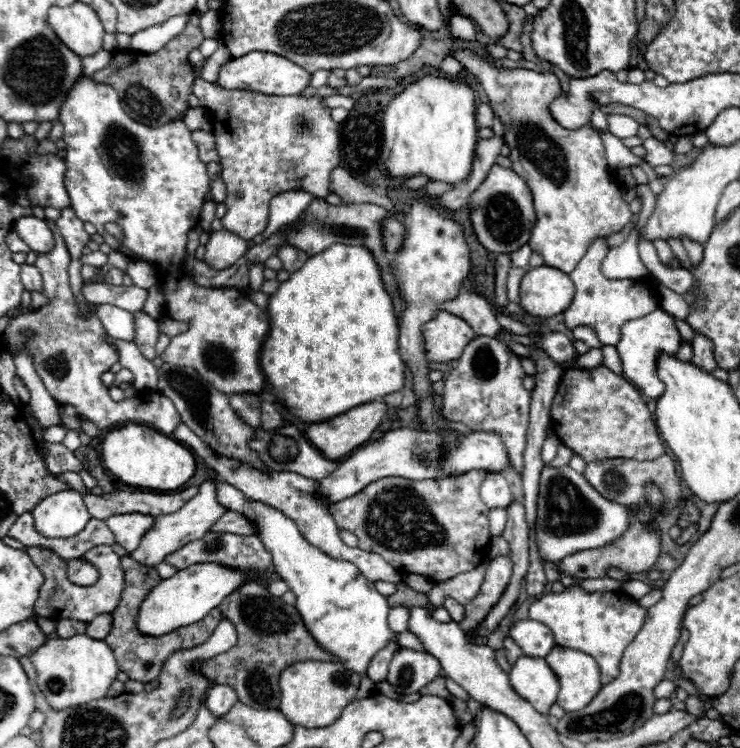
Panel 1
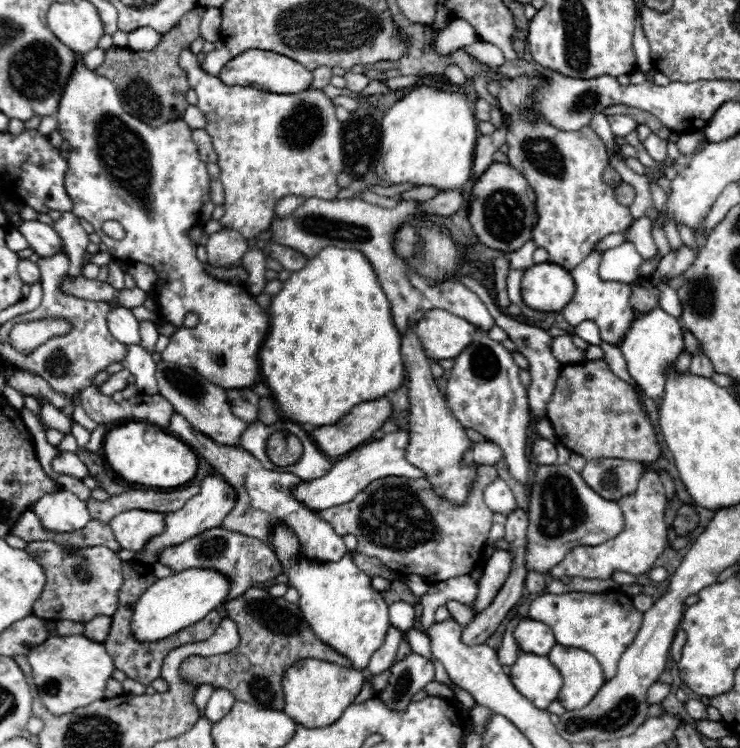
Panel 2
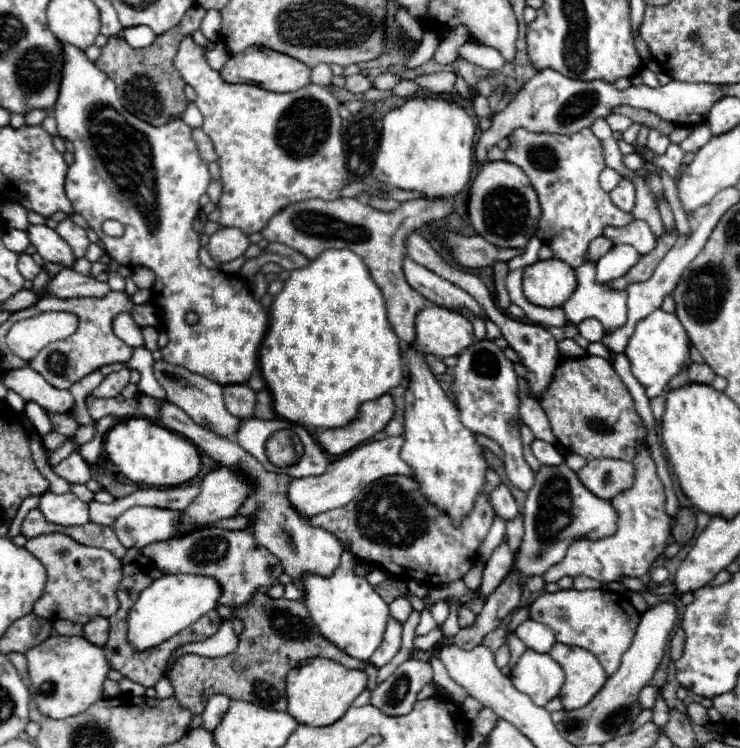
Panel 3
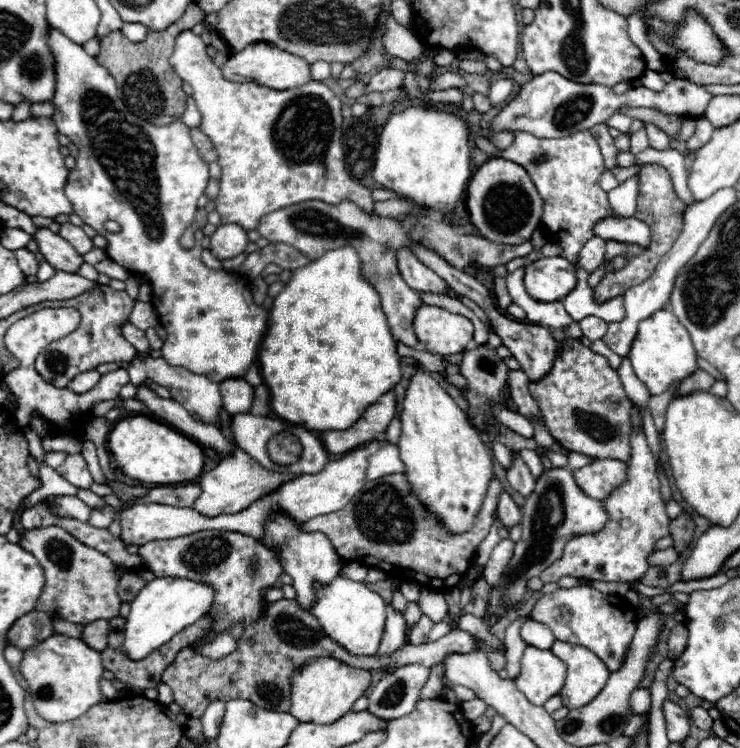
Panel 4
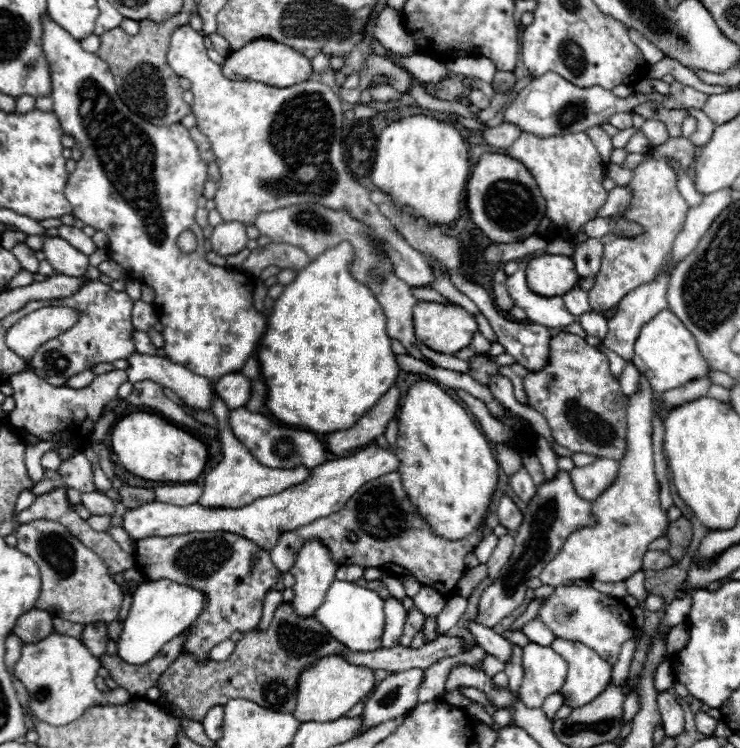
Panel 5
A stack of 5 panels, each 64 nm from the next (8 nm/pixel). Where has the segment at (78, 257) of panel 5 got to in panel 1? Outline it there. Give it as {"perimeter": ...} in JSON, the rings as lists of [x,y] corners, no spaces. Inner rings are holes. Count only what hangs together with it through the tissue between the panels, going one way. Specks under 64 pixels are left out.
{"perimeter":[[[22,216],[16,218],[12,230],[34,250],[34,252],[48,252],[54,246],[54,236],[44,220],[36,216]]]}

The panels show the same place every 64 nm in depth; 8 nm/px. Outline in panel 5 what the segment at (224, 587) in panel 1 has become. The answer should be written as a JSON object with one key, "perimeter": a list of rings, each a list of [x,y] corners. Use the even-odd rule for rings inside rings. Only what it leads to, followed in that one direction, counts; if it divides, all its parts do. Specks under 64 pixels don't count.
{"perimeter":[[[152,580],[140,584],[132,596],[128,618],[124,620],[124,630],[118,640],[118,654],[128,664],[148,662],[150,658],[154,658],[154,654],[160,652],[160,648],[166,642],[170,642],[174,636],[178,636],[198,620],[198,616],[206,608],[206,602],[208,602],[206,594],[186,584],[170,580]]]}

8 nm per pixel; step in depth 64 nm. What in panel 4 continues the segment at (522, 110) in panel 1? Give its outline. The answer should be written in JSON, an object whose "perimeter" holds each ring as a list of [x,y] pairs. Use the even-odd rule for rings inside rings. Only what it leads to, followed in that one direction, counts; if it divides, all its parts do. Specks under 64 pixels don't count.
{"perimeter":[[[514,132],[514,142],[502,152],[506,160],[518,162],[532,178],[538,194],[544,200],[542,226],[550,240],[560,244],[560,256],[576,264],[582,246],[594,238],[596,222],[604,218],[622,218],[610,210],[608,194],[598,186],[600,174],[606,170],[600,146],[588,132],[576,132],[564,138],[536,138],[528,132]]]}

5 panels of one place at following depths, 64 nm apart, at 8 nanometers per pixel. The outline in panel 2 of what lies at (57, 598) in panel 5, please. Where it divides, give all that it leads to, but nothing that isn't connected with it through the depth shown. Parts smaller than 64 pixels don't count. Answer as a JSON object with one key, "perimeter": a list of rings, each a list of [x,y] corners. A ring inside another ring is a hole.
{"perimeter":[[[30,542],[26,552],[46,570],[46,586],[42,590],[42,598],[34,602],[34,614],[44,620],[74,620],[74,622],[90,622],[94,616],[112,616],[118,608],[118,592],[122,588],[122,560],[116,552],[106,546],[84,548],[78,554],[64,554],[54,542]],[[76,568],[84,568],[90,572],[88,580],[76,578]]]}

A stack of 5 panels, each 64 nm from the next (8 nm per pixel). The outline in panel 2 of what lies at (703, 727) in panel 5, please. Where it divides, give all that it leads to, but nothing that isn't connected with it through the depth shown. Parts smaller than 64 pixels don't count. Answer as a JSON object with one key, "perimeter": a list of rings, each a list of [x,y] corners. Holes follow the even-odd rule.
{"perimeter":[[[686,700],[686,710],[692,720],[704,720],[706,718],[706,706],[700,700]]]}

